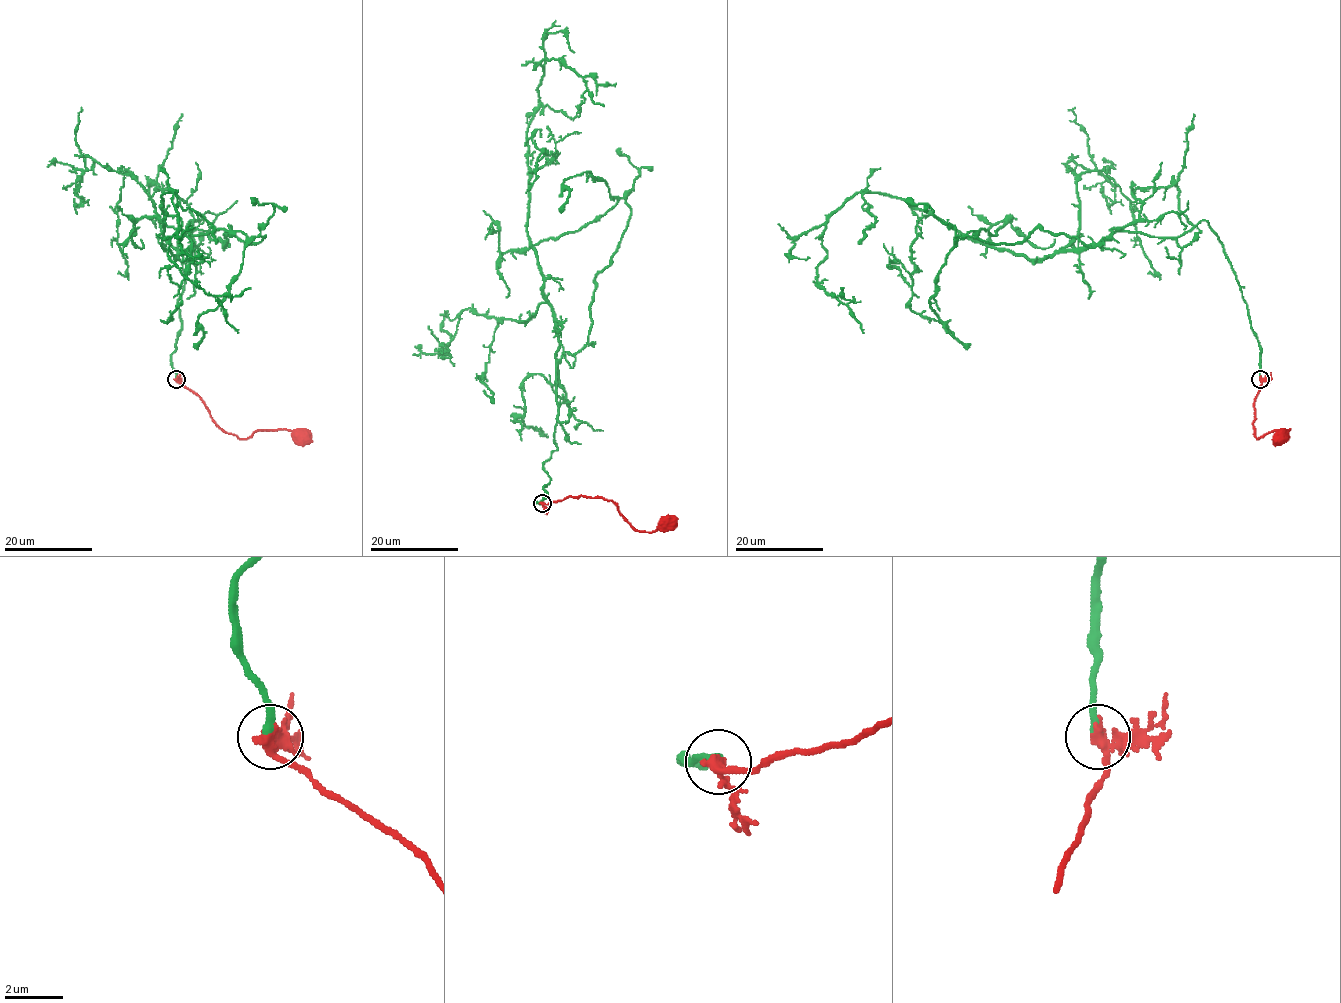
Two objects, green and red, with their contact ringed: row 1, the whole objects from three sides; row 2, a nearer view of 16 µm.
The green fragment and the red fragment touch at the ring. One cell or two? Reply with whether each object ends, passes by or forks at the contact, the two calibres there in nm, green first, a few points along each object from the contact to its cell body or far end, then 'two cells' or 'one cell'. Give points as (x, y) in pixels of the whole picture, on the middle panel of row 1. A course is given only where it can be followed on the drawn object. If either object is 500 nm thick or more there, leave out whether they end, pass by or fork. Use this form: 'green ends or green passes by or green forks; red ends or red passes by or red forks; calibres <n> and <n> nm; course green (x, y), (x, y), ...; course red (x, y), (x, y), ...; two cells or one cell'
green ends; red passes by; calibres 300 and 280 nm; course green (542, 503), (543, 465), (558, 448), (559, 347), (528, 235), (537, 63), (533, 70), (560, 59), (604, 106); course red (542, 503), (585, 495), (610, 500), (638, 531), (653, 532), (665, 520); one cell

